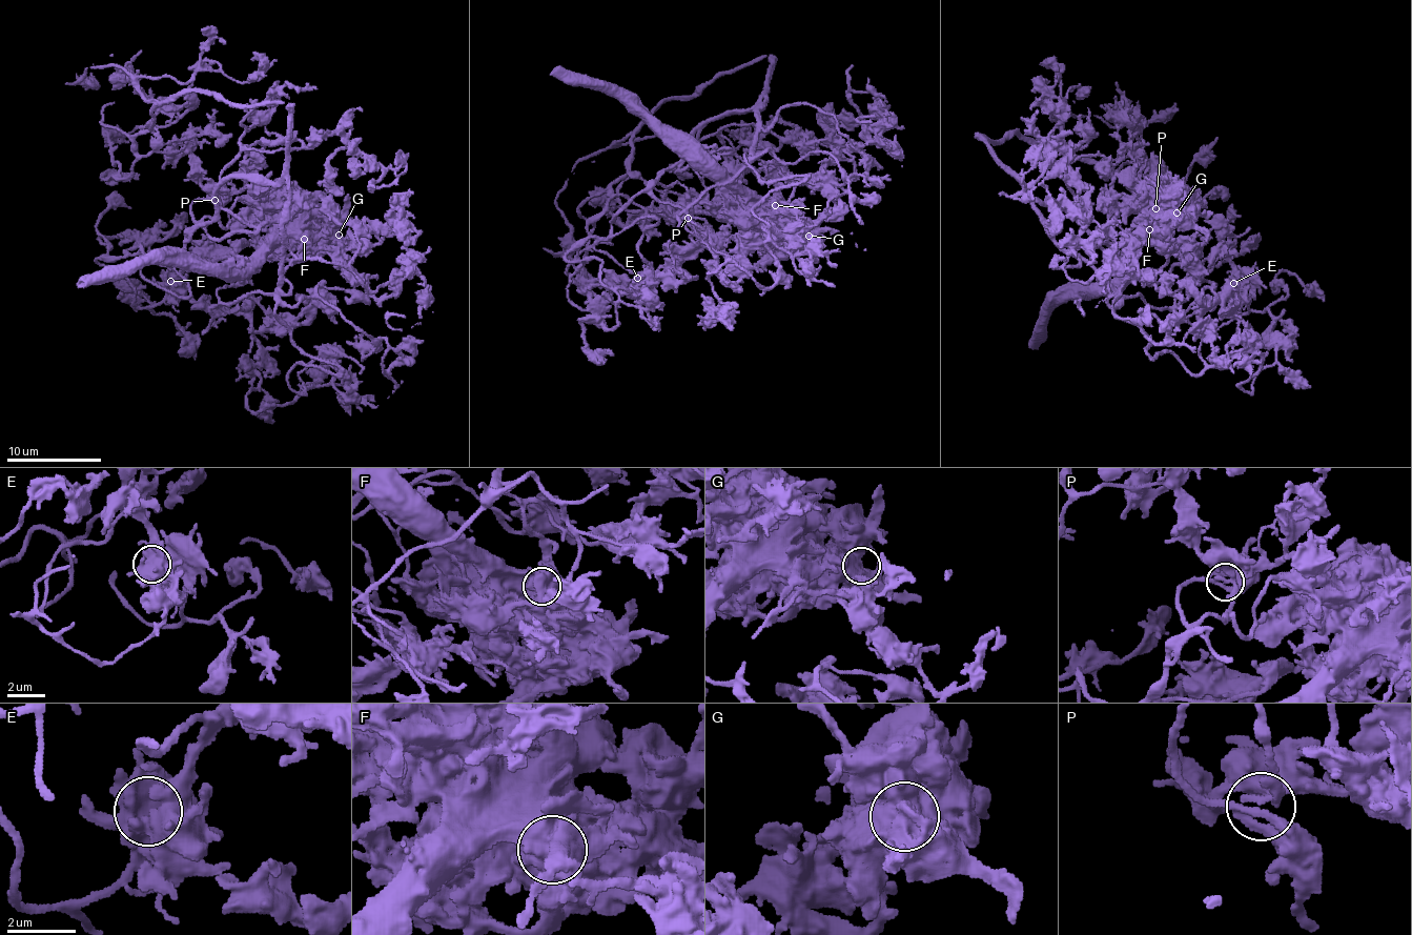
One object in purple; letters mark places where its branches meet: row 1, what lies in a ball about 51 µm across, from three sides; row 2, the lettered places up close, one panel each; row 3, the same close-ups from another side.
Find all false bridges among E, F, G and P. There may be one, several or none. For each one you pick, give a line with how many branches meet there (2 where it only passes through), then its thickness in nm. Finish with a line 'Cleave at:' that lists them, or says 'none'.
F: 3 | 800 nm
Cleave at: F

